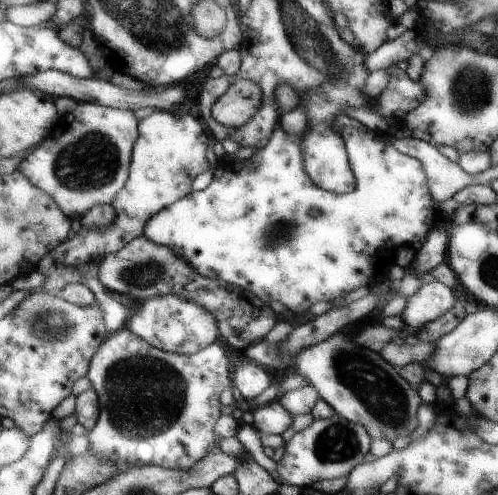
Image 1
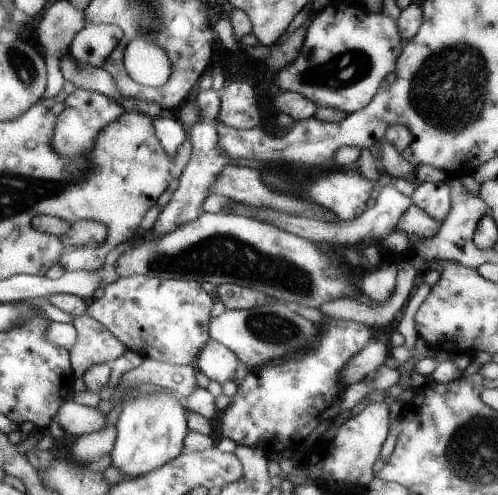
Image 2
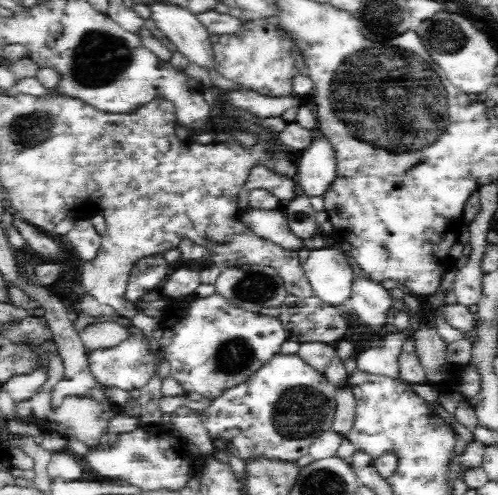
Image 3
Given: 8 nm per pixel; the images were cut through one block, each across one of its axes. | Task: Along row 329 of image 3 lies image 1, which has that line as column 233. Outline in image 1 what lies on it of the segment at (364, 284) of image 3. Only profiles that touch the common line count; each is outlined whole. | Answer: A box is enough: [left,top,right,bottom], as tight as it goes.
[231,362,273,400]

